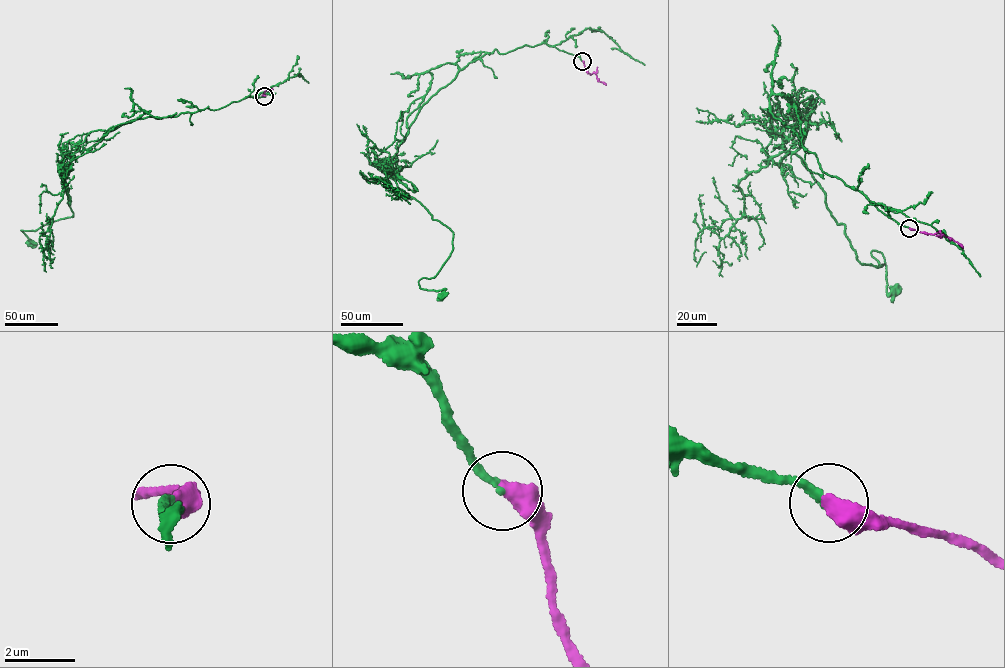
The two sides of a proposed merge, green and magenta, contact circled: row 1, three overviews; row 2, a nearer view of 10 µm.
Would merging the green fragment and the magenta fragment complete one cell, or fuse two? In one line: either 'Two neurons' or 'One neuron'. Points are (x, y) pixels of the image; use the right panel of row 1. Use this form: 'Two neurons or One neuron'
One neuron

